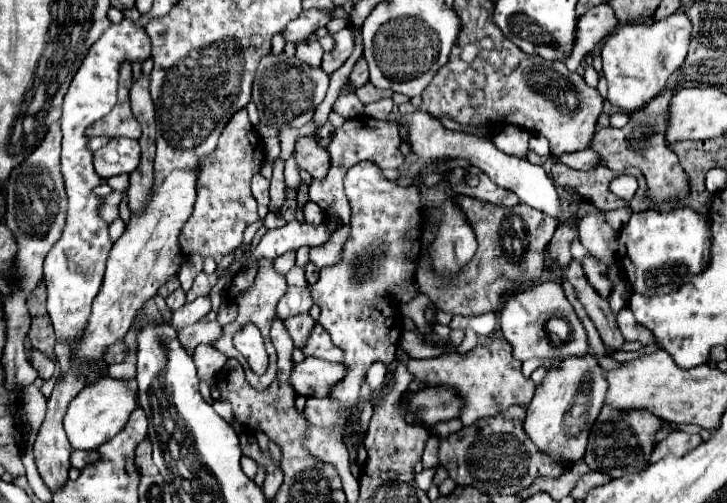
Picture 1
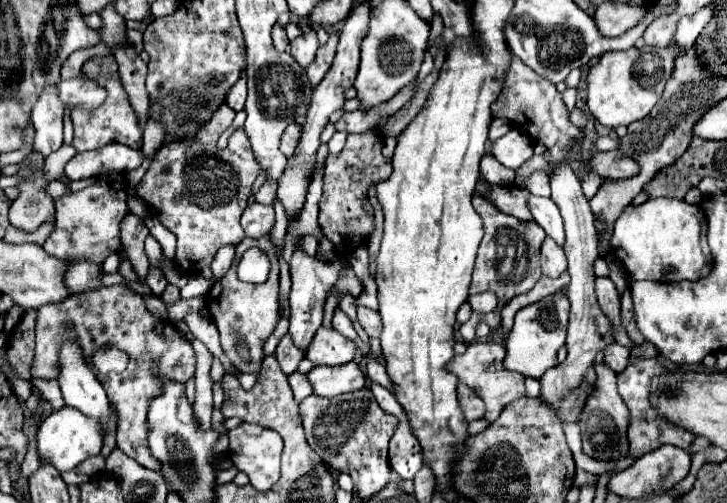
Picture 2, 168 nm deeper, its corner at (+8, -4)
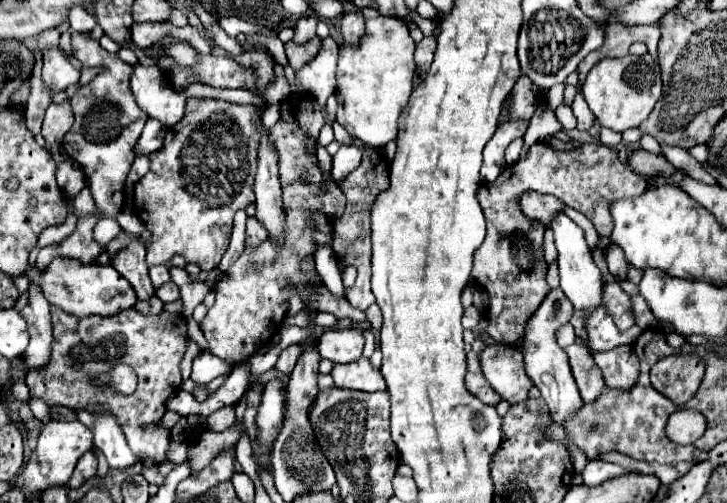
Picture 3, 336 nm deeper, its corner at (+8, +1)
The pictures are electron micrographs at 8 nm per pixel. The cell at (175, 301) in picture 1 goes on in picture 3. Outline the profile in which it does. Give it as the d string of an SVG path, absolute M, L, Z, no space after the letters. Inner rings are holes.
M170 280L170 282L162 284L162 286L156 290L156 296L158 296L162 302L172 302L172 300L176 300L176 298L180 296L180 290L178 290L178 286Z

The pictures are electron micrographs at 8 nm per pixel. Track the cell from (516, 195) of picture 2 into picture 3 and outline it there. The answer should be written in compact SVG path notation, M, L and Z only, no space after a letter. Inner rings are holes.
M524 192L518 200L520 210L530 218L530 220L538 220L542 224L550 224L550 216L554 216L554 212L562 210L562 202L556 196L546 196L546 194L538 194L538 192Z

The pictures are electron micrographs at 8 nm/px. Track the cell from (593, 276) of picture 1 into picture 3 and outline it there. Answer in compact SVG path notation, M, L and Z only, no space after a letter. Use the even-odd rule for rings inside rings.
M610 282L604 286L602 304L606 312L612 316L618 330L628 330L630 326L634 326L634 316L630 314L628 294L616 282Z

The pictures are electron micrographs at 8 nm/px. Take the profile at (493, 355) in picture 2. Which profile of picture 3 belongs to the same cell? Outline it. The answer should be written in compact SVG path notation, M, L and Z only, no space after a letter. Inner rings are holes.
M488 344L480 352L480 368L502 400L516 404L528 398L532 380L522 372L522 352L512 344Z

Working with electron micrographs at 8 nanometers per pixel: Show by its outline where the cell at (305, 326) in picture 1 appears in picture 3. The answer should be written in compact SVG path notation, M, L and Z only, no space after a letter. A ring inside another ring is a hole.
M290 344L288 348L284 348L284 350L280 352L280 358L278 358L278 362L276 362L276 368L278 368L280 372L284 372L284 374L290 374L292 368L294 368L294 360L298 360L298 352L300 352L298 344Z

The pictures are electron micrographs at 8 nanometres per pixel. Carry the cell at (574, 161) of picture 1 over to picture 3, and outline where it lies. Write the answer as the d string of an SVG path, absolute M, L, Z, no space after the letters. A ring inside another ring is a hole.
M646 150L630 152L628 154L628 164L634 172L638 172L640 176L648 176L648 178L654 178L654 176L668 178L674 172L674 166L666 158L656 156L652 152L646 152Z

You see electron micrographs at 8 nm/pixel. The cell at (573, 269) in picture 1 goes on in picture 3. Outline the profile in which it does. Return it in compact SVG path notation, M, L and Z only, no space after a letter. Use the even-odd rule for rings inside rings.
M616 346L606 352L594 352L604 380L610 388L630 390L638 378L638 356L632 346Z

